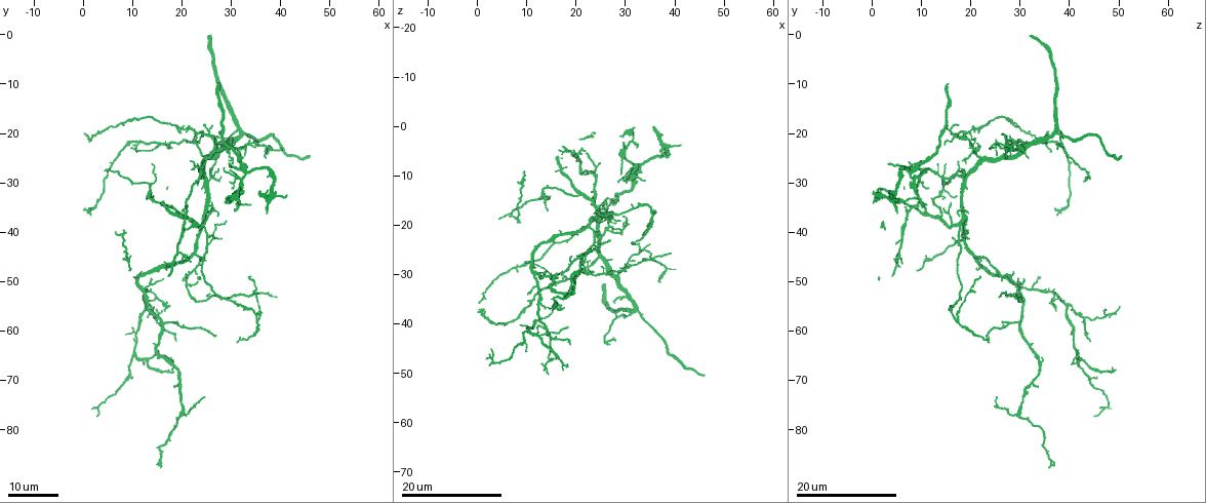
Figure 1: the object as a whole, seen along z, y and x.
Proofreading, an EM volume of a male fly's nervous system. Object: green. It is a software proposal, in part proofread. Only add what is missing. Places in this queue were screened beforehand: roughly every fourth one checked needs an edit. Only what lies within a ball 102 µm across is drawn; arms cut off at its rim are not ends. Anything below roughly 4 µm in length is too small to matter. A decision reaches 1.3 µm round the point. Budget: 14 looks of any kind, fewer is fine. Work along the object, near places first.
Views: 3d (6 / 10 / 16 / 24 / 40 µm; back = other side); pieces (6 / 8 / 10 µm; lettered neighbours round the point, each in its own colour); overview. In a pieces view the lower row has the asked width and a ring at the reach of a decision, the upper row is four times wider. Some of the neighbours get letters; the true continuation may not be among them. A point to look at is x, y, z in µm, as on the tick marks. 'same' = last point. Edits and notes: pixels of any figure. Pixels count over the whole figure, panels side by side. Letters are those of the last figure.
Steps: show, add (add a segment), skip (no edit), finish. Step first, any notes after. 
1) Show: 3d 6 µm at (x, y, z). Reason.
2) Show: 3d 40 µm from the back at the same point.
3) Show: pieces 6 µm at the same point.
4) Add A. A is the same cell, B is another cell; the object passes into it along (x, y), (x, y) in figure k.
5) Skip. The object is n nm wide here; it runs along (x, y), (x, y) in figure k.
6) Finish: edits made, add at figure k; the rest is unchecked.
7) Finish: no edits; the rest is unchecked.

Show: 3d 16 µm at (31.0, 36.0, 10.5). Branch stops here.

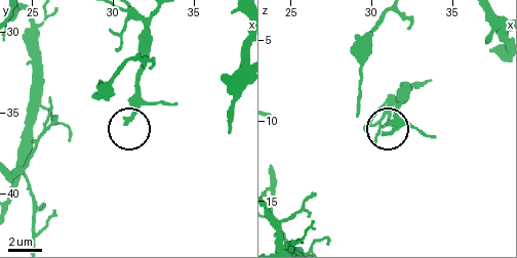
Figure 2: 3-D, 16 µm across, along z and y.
Show: pieces 6 µm at (30.9, 35.5, 10.9).

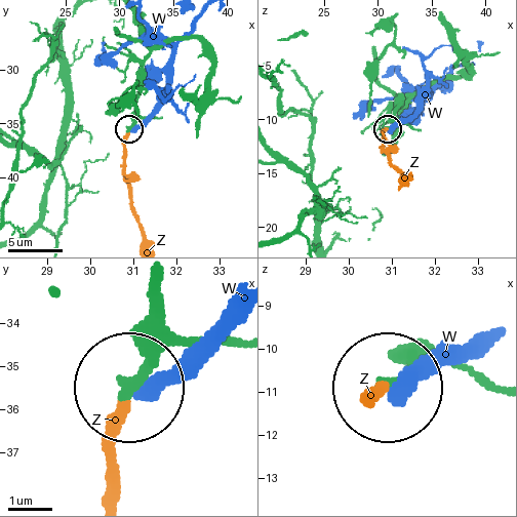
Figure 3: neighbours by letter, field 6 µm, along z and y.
Add Z. The object is 240 nm wide here; Z is the same cell, W is another cell; the object passes into it along (154, 297), (154, 352), (110, 430), (110, 495) in figure 3; it goes on there.

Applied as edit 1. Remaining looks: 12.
Show: 3d 24 µm at (41.5, 32.5, 4.0). An open end.

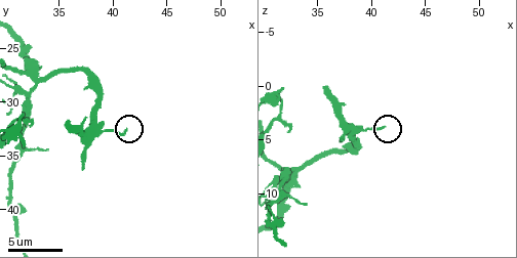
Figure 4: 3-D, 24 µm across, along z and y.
Show: pieces 8 µm at (41.0, 32.6, 3.8). See the neighbours.

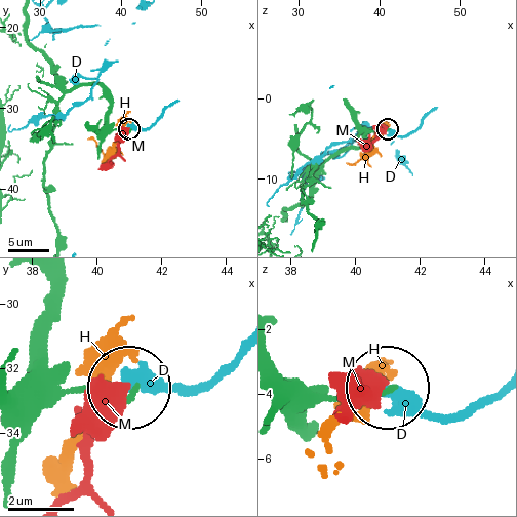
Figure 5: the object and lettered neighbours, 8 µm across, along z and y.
Skip. The object is 150 nm wide here; D, H and M are other cells; none of them fits.

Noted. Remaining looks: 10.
Show: 3d 16 µm at (28.0, 29.5, 43.0). Long arm stops here.

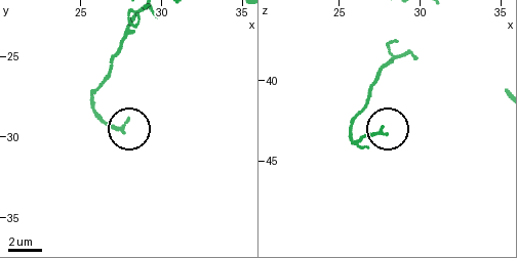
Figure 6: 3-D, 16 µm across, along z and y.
Show: pieces 10 µm at (27.6, 29.7, 42.9). See the neighbours.

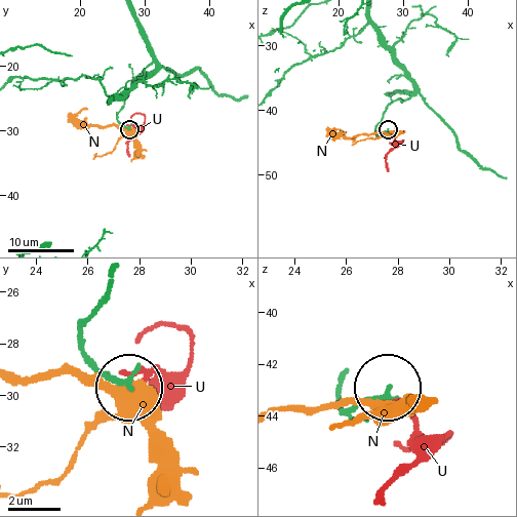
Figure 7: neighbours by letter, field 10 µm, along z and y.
Skip. The object is 140 nm wide here; N and U are other cells; it runs along (113, 278), (84, 318), (84, 344), (128, 388) in figure 7; no lettered segment goes on from it.

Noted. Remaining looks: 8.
Show: 3d 16 µm at (46.0, 25.0, 50.5). An open end.

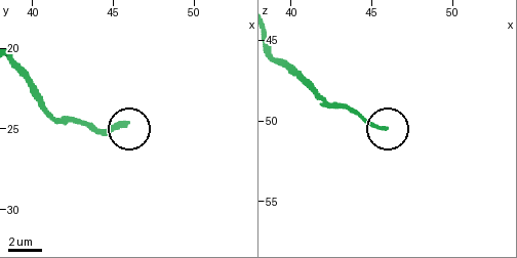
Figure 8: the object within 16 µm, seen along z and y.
Show: pieces 6 µm at (45.8, 24.6, 50.4).

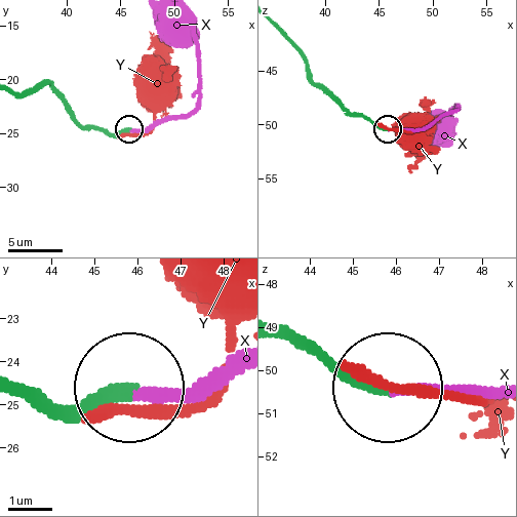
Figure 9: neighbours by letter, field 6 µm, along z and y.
Add X. X is the same cell, Y is another cell; the object passes into it along (41, 395), (96, 403), (207, 392), (240, 373) in figure 9; it goes on there.

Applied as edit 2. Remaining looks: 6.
Show: overview.

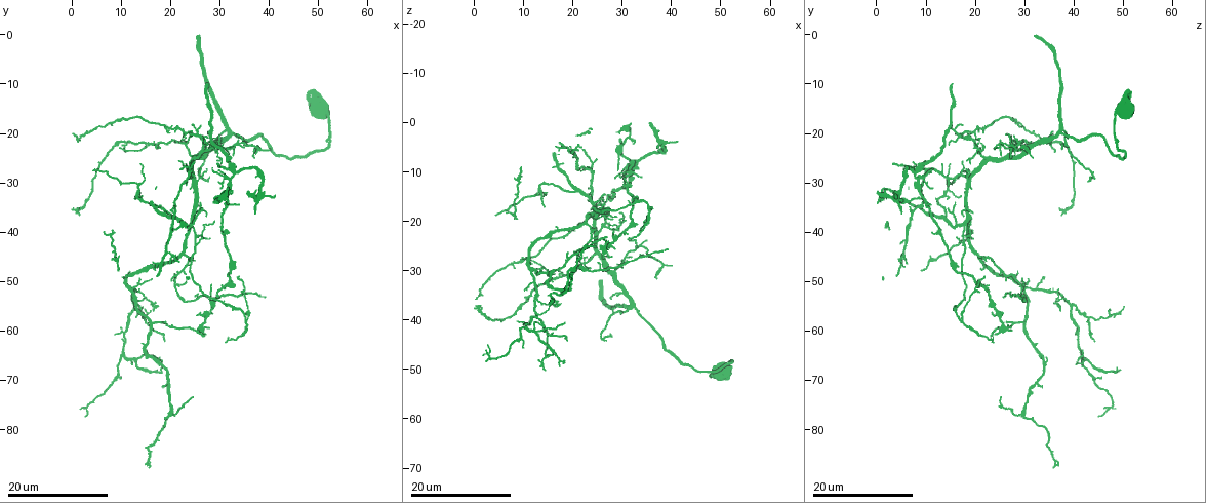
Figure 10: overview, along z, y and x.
Show: 3d 24 µm at (19.0, 62.5, 44.0).

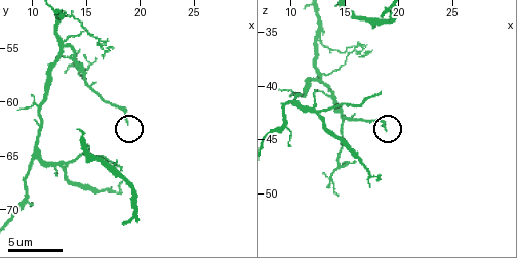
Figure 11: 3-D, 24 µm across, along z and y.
Show: pieces 6 µm at (19.0, 61.8, 44.2).

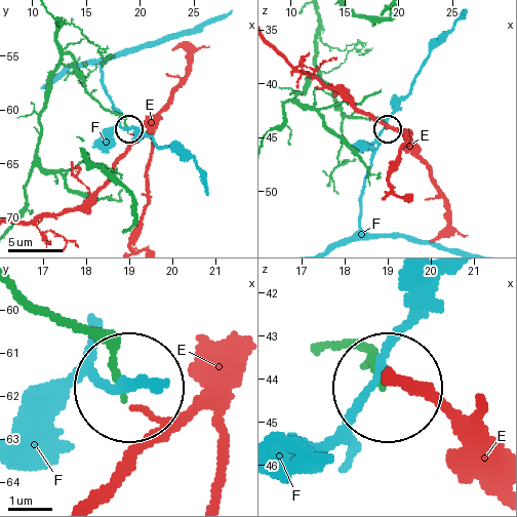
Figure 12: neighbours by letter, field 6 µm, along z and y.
Skip. E and F are other cells; it runs along (56, 18), (58, 46), (72, 57), (85, 87), (127, 128) in figure 12; no lettered segment goes on from it.

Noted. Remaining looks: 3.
Finish: edits made, add at figure 3, add at figure 9; the rest is unchecked.

